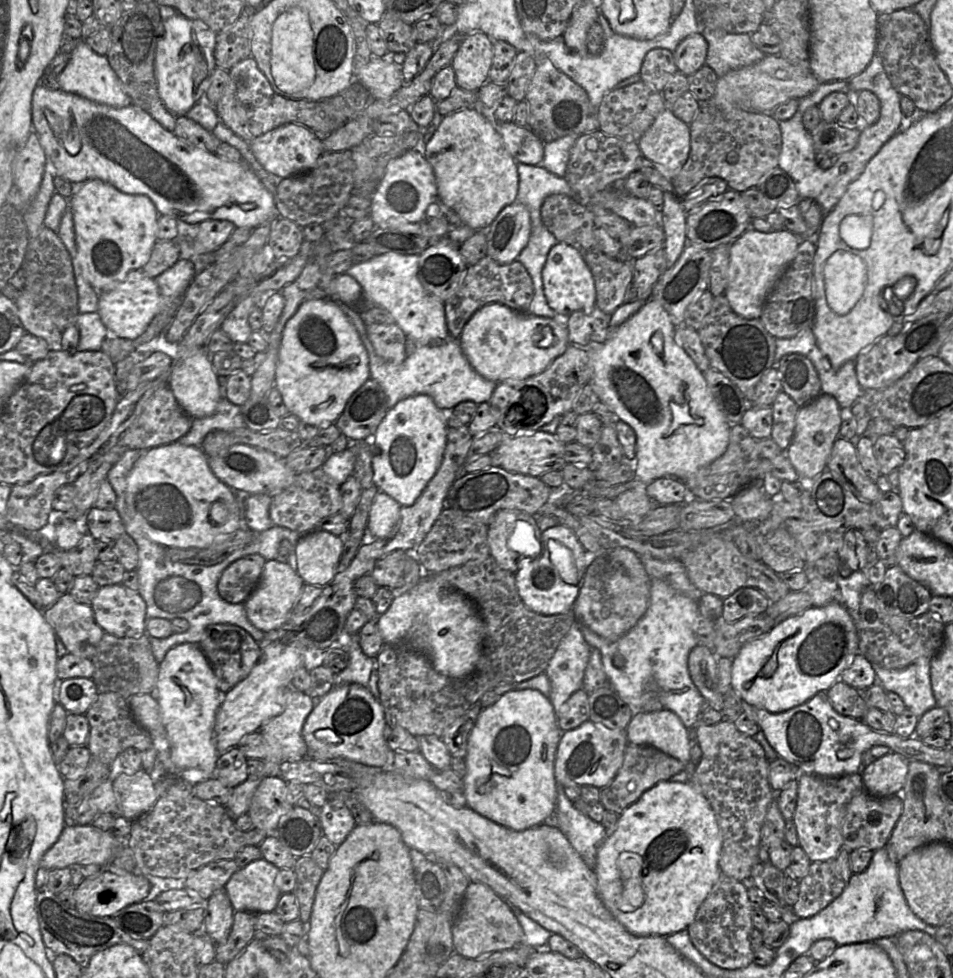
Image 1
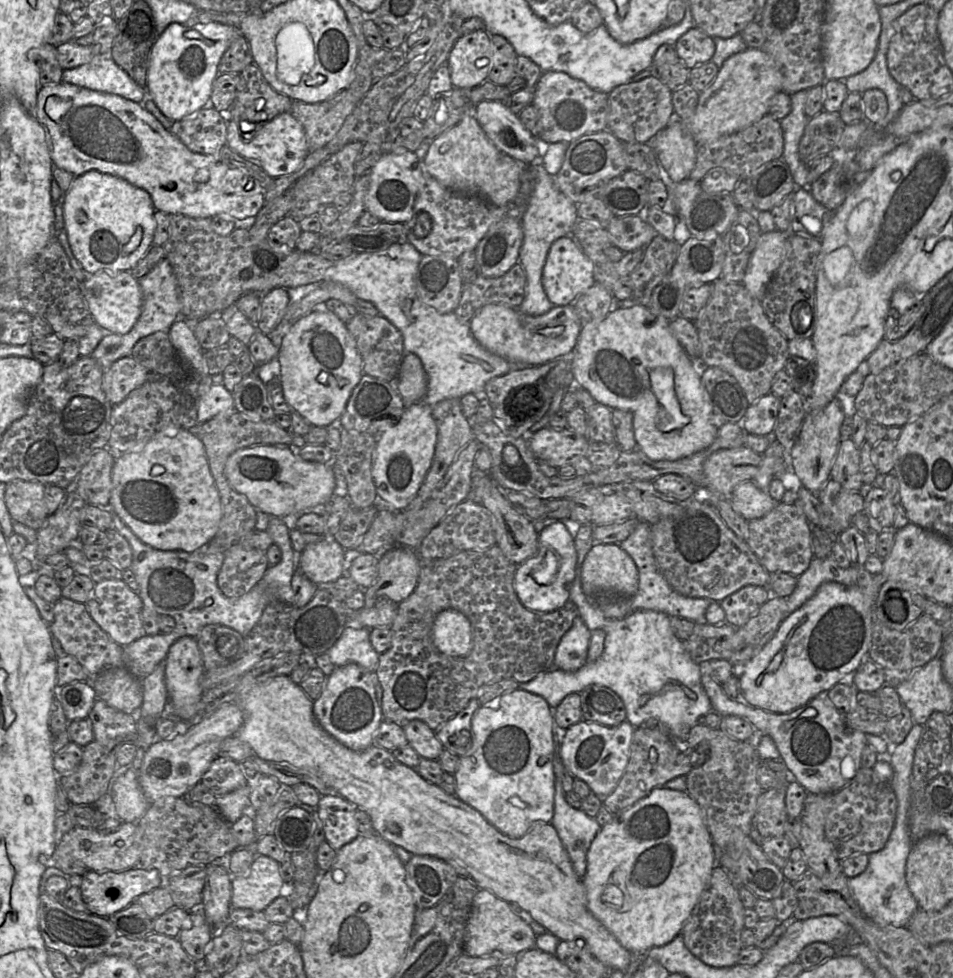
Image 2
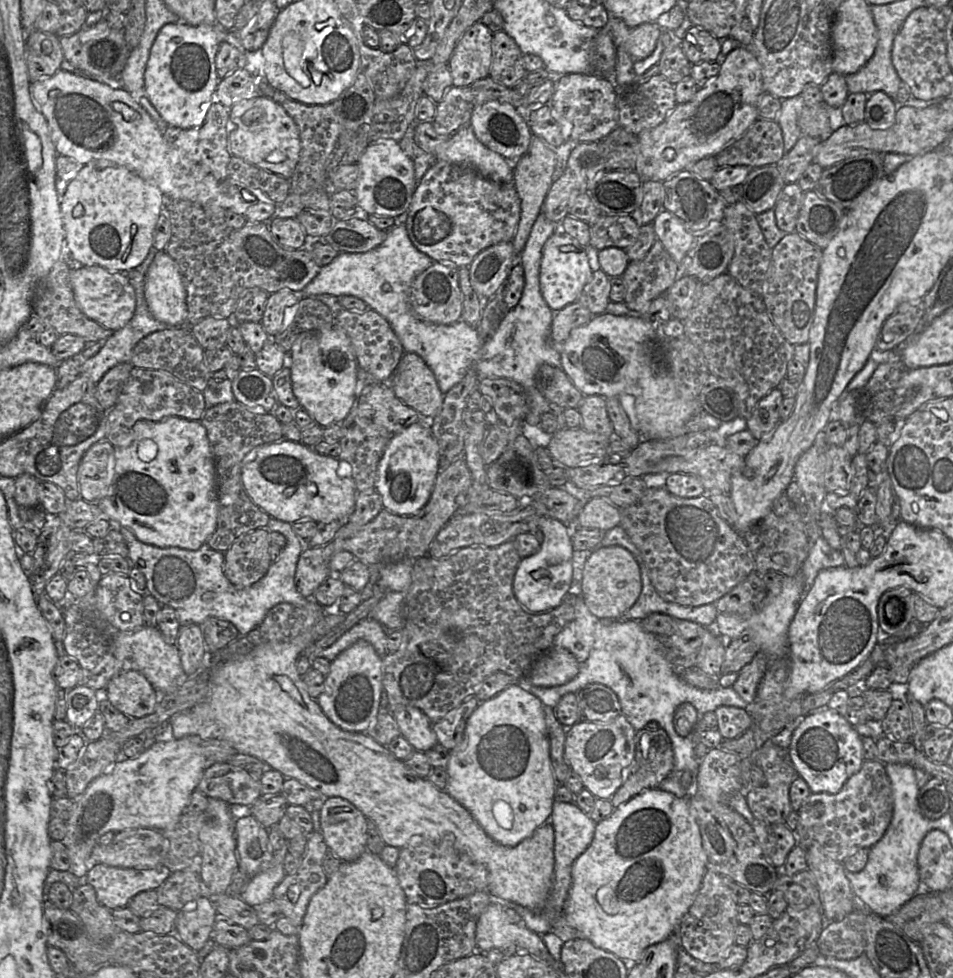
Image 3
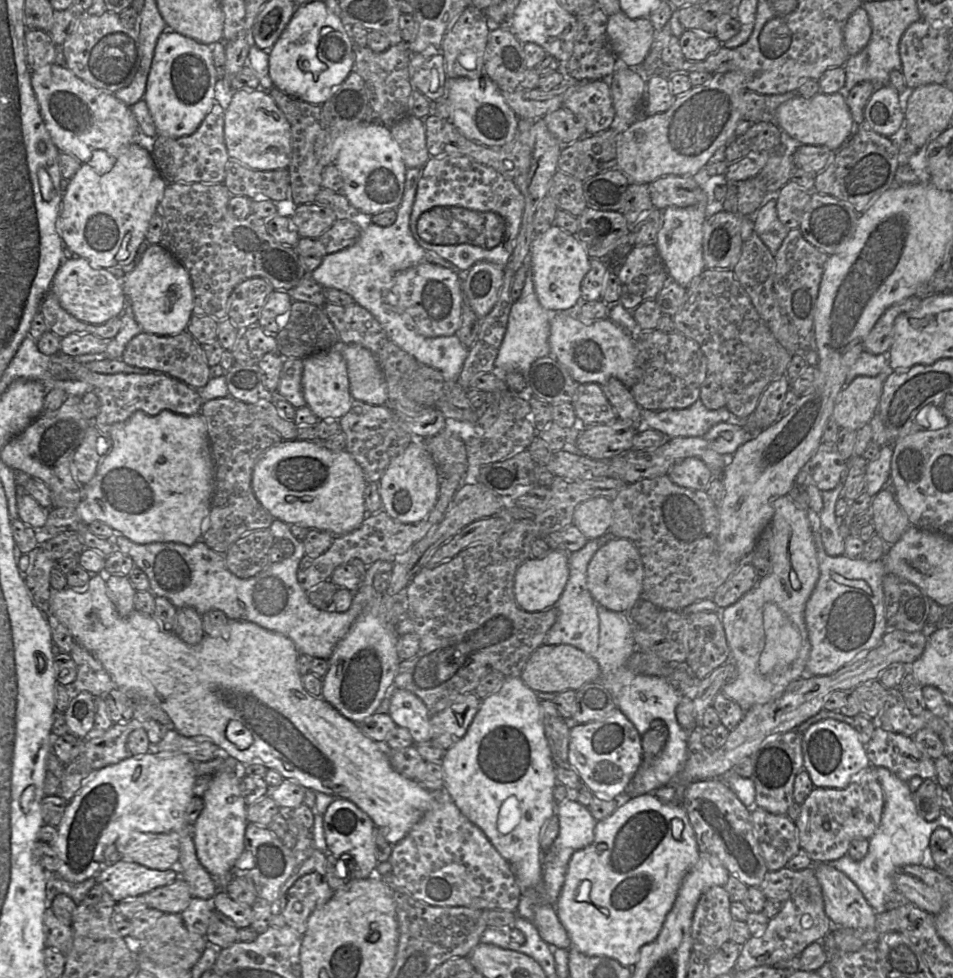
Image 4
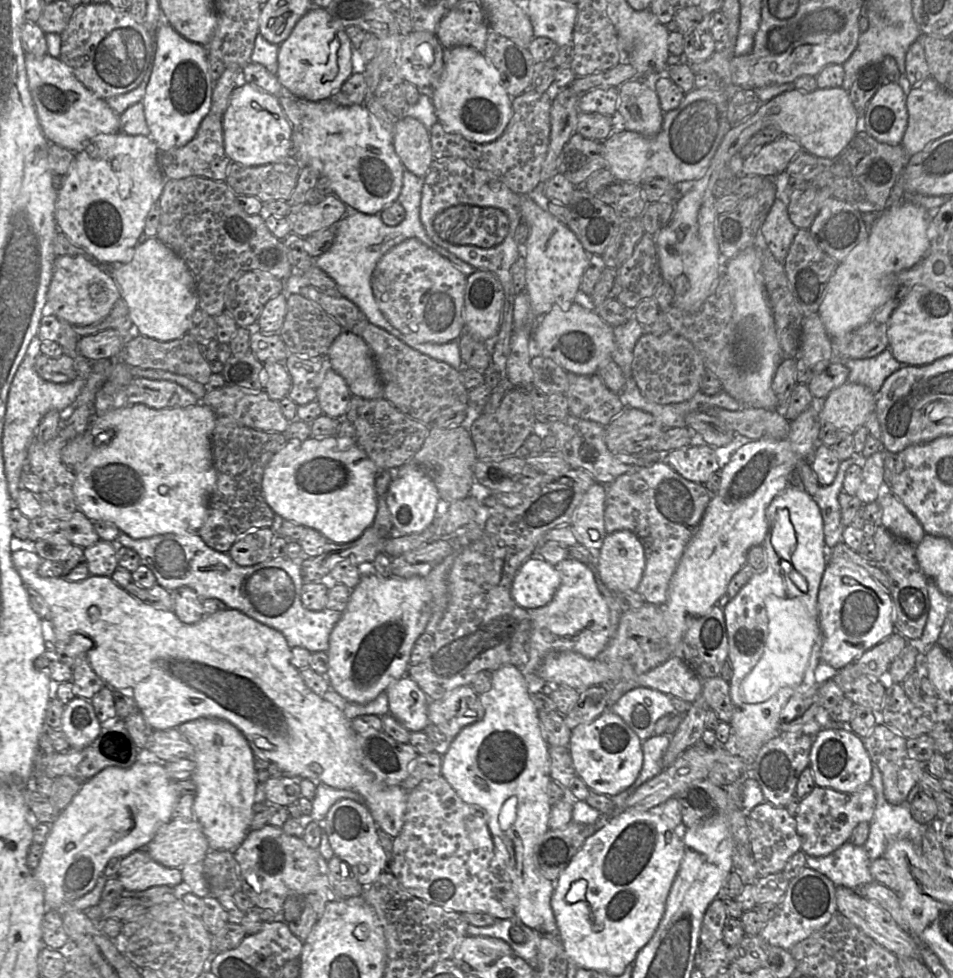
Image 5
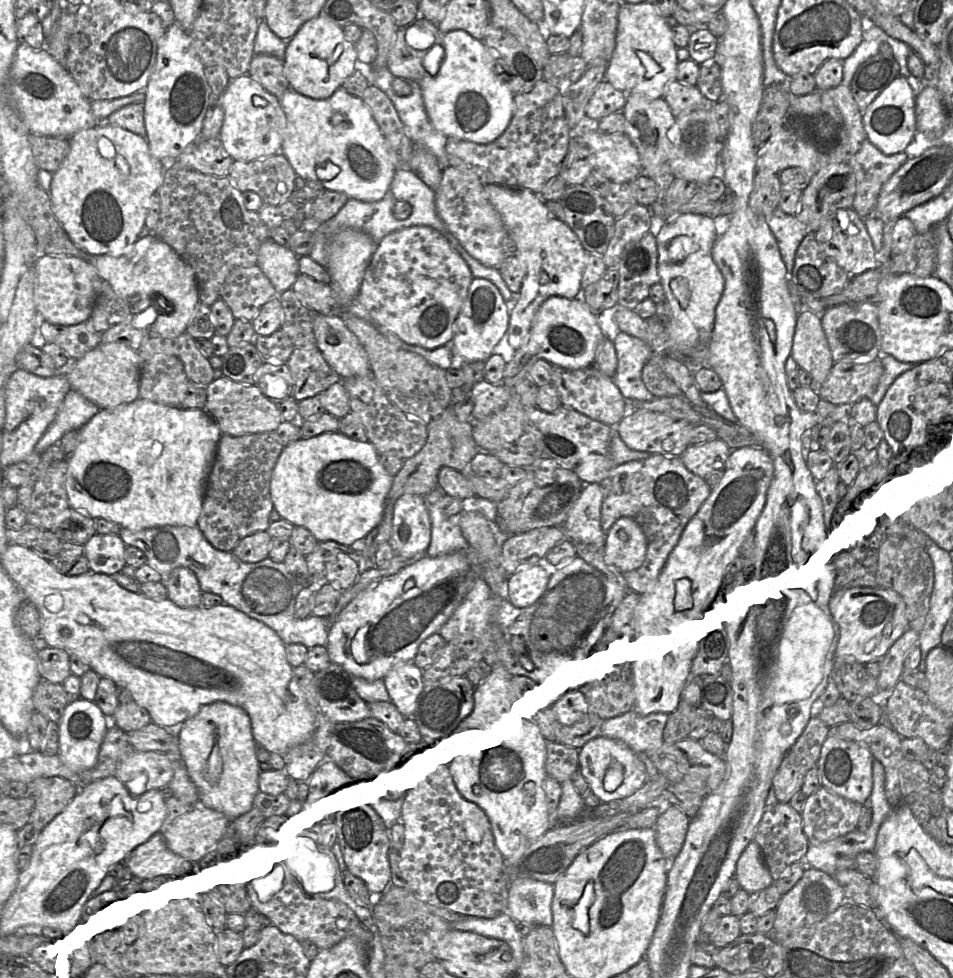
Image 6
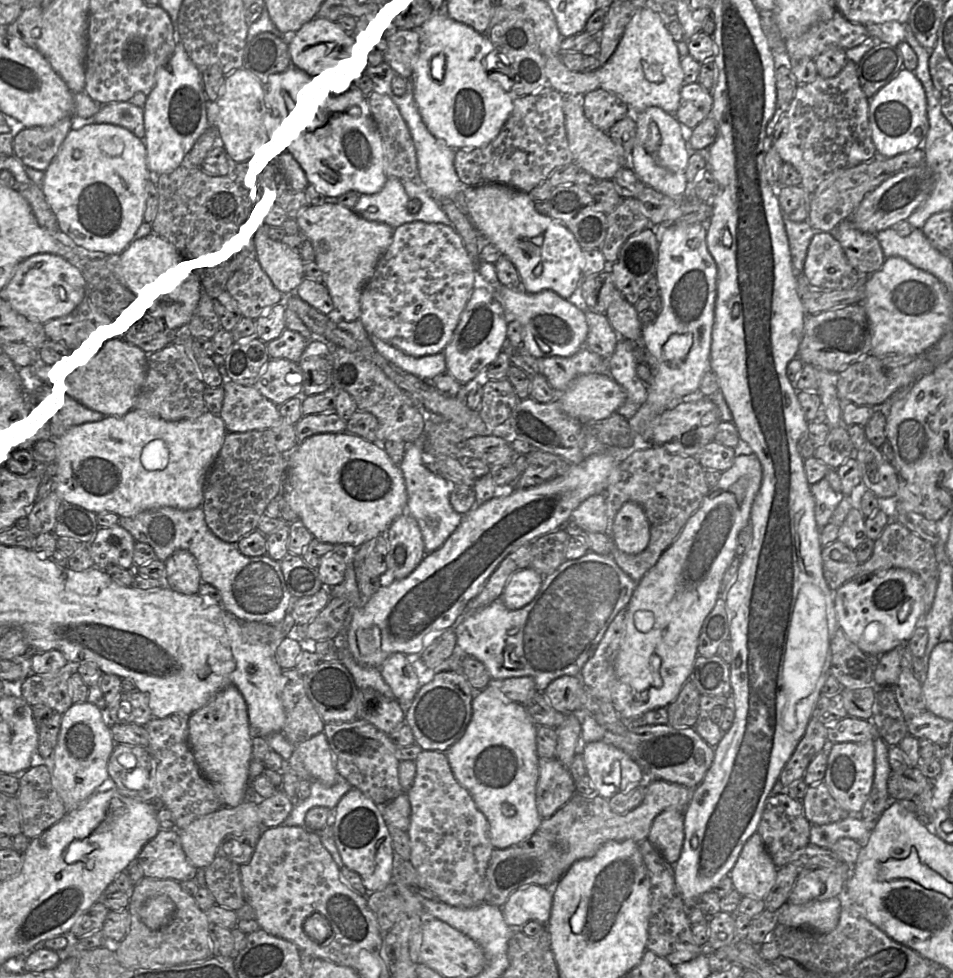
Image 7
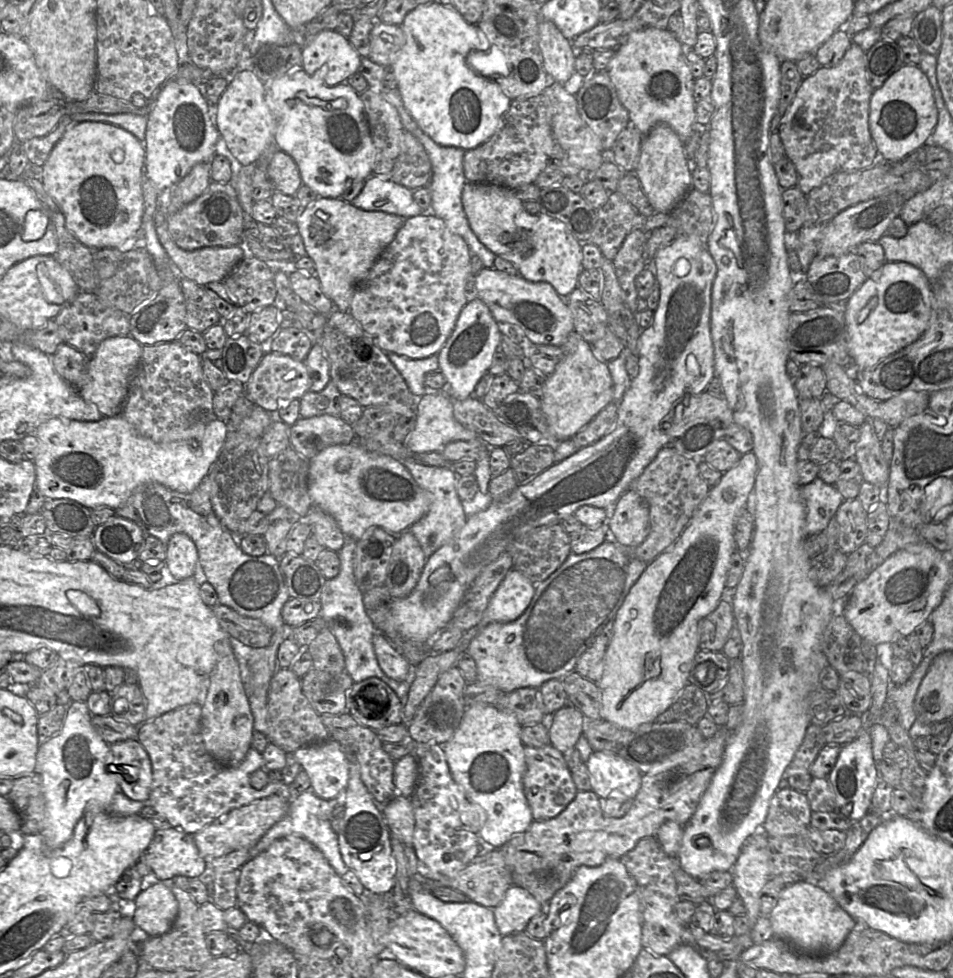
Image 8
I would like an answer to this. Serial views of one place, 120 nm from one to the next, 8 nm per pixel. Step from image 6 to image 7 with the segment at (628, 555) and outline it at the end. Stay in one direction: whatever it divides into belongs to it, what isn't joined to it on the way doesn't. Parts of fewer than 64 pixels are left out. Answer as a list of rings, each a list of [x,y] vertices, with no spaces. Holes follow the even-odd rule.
[[[626,502],[617,512],[611,530],[614,546],[626,554],[639,554],[648,546],[650,523],[644,509]]]

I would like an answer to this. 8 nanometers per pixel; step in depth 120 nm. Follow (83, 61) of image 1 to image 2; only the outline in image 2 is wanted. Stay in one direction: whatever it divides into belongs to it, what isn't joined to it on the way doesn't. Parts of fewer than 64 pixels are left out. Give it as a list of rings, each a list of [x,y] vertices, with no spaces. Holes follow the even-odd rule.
[[[110,54],[97,55],[87,64],[63,70],[62,82],[119,95],[136,103],[148,97],[146,88],[139,86],[114,62]]]

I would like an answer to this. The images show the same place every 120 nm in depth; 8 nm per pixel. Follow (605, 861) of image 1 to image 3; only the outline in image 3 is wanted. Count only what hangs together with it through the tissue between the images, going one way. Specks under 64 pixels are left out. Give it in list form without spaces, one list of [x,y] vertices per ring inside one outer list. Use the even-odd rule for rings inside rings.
[[[649,789],[615,808],[609,817],[597,823],[592,842],[572,866],[572,883],[564,905],[564,916],[577,935],[589,940],[594,946],[613,953],[625,962],[639,962],[649,946],[660,943],[677,933],[701,888],[706,870],[706,854],[702,846],[702,837],[699,826],[691,814],[688,798],[678,798],[660,789]]]

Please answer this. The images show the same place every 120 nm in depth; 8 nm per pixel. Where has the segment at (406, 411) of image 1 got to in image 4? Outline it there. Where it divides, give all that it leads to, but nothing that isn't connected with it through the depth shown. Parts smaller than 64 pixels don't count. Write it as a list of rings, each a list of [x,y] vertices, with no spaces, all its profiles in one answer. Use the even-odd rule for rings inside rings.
[[[414,438],[409,446],[393,458],[379,481],[383,510],[393,519],[405,523],[423,520],[434,508],[439,494],[440,474],[421,439]]]

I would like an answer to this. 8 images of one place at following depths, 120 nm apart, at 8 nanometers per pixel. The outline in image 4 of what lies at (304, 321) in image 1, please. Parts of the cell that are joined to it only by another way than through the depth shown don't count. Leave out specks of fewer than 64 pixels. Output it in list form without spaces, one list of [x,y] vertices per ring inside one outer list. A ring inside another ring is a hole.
[[[337,347],[303,359],[302,388],[306,405],[319,420],[340,420],[351,408],[347,364]]]

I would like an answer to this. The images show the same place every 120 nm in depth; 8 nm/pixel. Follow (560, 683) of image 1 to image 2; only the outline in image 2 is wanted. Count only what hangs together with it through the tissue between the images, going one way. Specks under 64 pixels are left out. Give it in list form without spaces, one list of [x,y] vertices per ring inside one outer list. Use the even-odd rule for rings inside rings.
[[[577,616],[571,628],[561,638],[554,656],[554,668],[576,671],[587,662],[591,631]]]

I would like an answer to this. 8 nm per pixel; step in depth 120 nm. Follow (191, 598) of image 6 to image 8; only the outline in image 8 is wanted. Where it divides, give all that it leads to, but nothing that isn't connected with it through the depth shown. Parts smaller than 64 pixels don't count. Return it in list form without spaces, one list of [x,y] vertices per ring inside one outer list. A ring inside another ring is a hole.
[[[175,533],[166,546],[165,565],[178,581],[190,578],[198,571],[199,559],[193,540],[184,533]]]

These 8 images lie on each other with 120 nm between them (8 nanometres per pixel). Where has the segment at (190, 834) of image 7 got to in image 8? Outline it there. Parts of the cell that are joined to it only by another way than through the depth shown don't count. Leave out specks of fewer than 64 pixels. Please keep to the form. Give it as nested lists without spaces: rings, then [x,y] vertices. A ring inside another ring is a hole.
[[[274,794],[220,816],[213,823],[193,835],[193,840],[201,857],[208,862],[231,849],[252,848],[275,823],[285,816],[289,805],[290,800]]]

